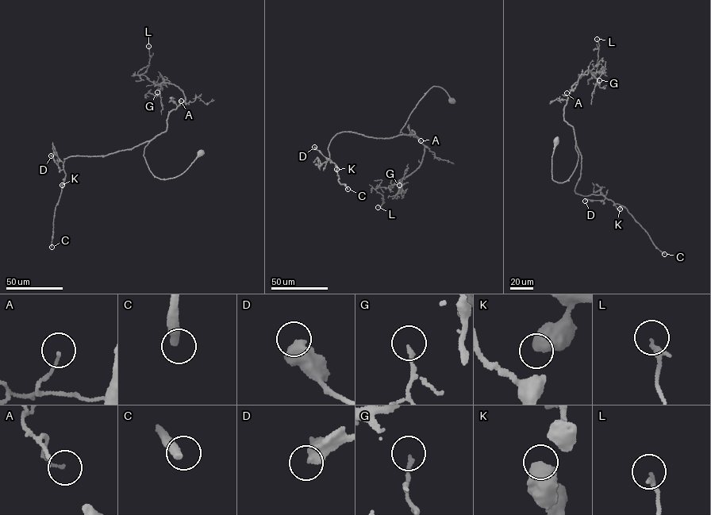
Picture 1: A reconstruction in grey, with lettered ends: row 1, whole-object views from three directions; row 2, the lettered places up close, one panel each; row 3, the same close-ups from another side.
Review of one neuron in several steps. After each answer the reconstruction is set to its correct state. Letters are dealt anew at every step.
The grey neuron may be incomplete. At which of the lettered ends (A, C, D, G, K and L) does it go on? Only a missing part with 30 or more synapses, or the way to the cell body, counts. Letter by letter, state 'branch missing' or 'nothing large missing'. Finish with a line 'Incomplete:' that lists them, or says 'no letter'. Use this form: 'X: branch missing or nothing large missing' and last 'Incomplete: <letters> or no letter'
A: nothing large missing
C: branch missing
D: nothing large missing
G: nothing large missing
K: nothing large missing
L: nothing large missing
Incomplete: C

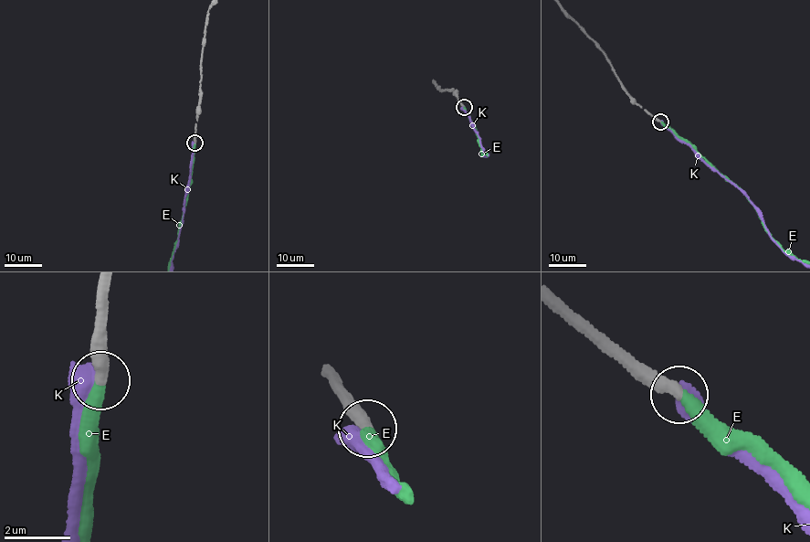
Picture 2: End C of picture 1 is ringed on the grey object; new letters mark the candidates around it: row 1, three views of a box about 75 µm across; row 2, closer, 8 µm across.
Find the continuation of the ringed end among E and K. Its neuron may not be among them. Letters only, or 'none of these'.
E

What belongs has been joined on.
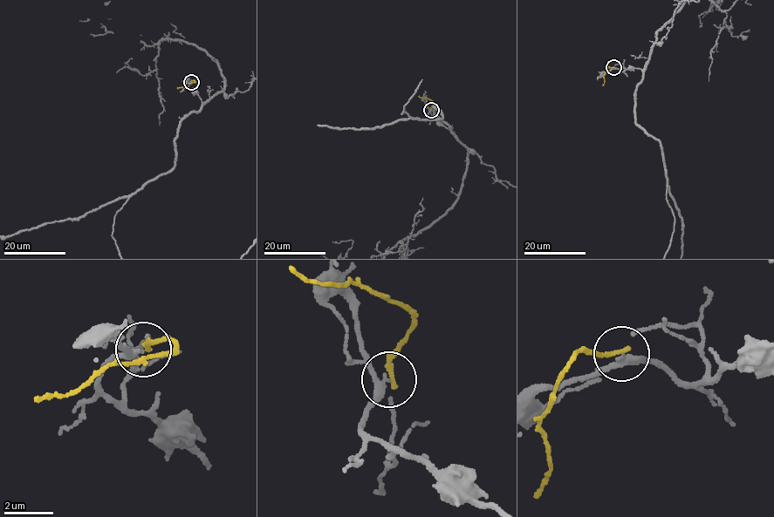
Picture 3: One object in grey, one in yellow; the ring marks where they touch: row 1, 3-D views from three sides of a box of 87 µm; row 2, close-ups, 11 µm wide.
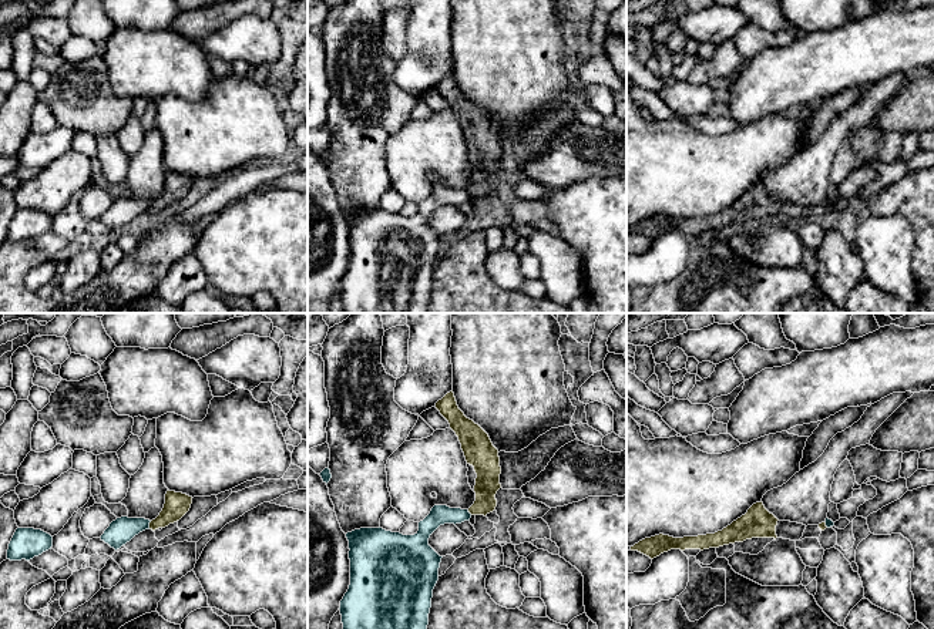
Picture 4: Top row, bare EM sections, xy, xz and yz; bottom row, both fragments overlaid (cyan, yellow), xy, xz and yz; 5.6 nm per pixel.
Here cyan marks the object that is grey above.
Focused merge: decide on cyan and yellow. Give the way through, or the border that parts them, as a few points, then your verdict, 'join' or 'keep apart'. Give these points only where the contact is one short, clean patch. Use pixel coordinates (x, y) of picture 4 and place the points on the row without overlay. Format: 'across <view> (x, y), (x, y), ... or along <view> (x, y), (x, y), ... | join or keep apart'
along xy (151, 202), (148, 209) | keep apart

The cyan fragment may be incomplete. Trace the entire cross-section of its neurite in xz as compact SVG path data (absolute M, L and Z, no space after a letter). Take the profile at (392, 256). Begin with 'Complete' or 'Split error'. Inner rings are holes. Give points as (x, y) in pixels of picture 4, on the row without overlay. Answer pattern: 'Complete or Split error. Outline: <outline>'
Complete. Outline: M434 186L419 204L414 216L360 209L346 215L349 222L350 266L340 282L345 313L427 313L433 270L441 239L430 226L430 216L444 205L470 202L468 191Z

